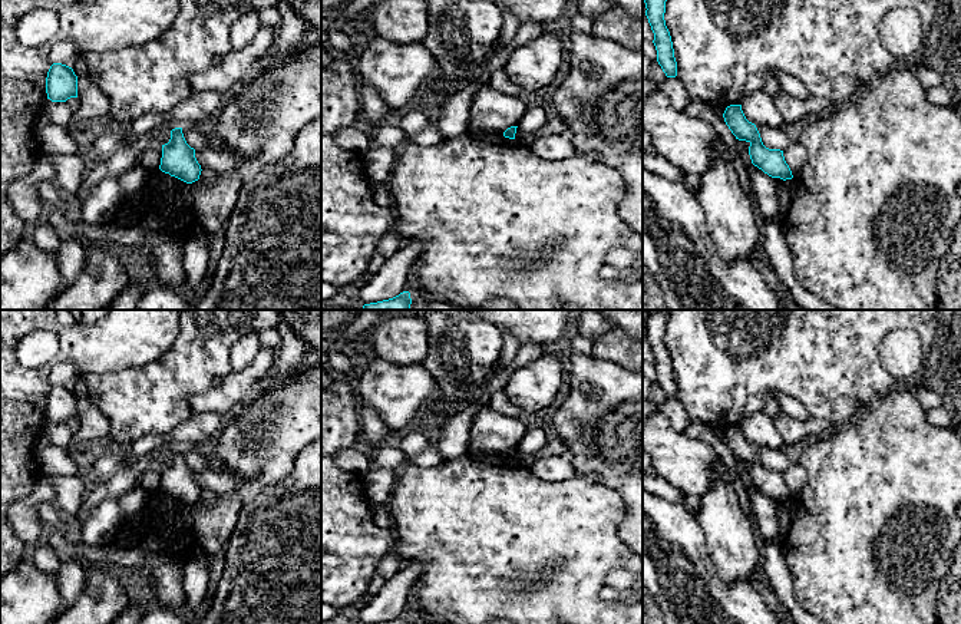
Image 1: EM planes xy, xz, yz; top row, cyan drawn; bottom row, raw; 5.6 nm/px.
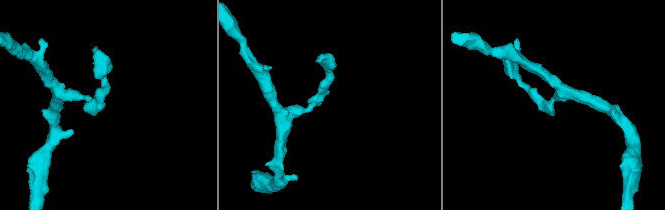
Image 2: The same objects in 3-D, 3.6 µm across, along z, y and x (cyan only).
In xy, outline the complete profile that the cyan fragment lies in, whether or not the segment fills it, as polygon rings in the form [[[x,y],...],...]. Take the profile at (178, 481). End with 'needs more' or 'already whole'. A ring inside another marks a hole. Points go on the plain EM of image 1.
[[[182,449],[172,450],[169,463],[162,466],[159,491],[186,505],[199,501],[201,486],[195,479],[195,471],[186,465]]]; already whole

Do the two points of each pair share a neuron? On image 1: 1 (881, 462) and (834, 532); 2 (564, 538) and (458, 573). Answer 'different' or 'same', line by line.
1: same
2: same

